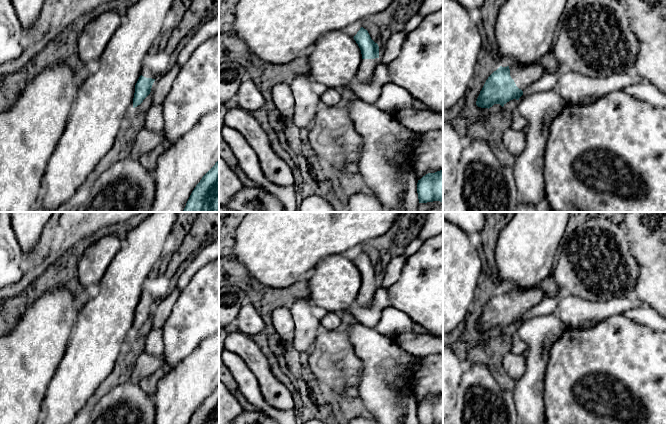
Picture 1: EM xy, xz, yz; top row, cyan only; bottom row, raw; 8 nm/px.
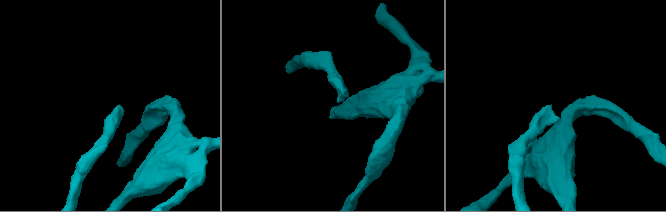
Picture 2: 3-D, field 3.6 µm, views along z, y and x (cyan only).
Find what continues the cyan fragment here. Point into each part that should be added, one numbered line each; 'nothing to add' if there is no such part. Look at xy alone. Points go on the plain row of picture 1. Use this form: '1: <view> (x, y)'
1: xy (145, 295)

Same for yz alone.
1: yz (523, 299)

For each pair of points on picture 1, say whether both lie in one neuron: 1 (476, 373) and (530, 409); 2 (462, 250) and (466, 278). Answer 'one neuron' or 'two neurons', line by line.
1: two neurons
2: one neuron

